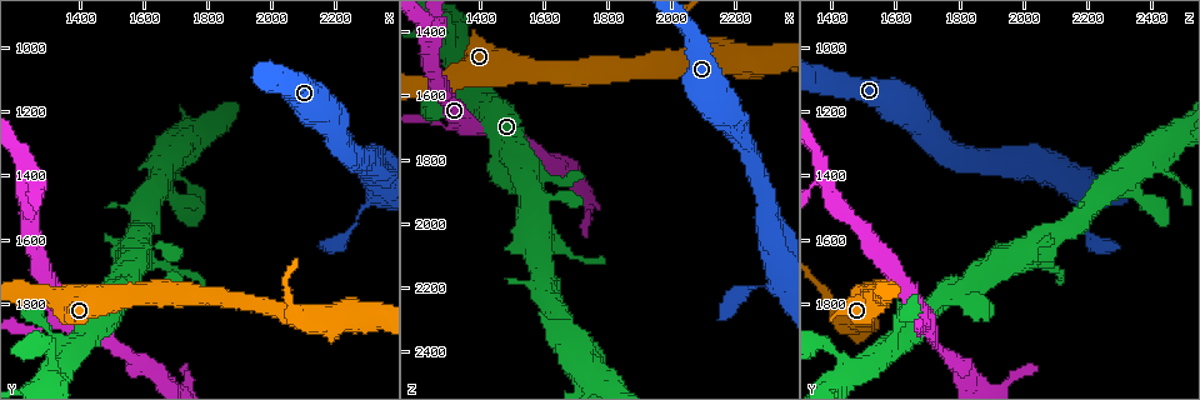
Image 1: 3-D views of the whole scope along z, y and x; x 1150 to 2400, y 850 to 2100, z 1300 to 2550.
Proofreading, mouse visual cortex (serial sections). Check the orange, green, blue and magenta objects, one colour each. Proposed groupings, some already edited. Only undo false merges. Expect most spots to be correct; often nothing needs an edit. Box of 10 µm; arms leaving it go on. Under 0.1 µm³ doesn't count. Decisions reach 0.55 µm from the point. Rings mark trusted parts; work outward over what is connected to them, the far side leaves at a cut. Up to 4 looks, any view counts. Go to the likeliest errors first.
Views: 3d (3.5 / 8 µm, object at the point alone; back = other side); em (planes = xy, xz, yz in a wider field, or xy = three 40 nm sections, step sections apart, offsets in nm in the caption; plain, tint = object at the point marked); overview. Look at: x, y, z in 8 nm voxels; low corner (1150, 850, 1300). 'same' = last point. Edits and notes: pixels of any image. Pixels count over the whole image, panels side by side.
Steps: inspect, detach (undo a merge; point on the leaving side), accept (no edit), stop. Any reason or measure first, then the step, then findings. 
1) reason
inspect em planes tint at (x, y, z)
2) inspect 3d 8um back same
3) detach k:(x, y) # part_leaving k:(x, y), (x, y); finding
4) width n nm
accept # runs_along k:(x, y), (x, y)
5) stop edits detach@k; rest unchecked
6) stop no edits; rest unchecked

abrupt turn
inspect 3d 3.5um at (2070, 1840, 1440)

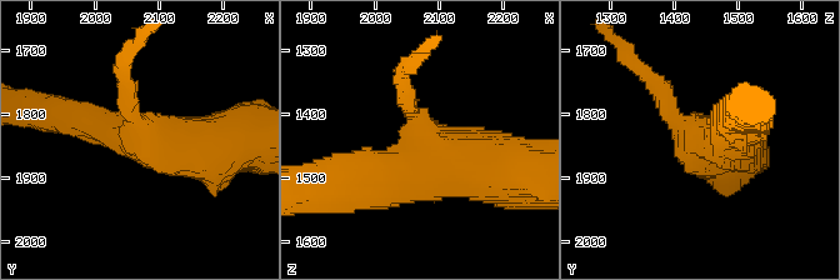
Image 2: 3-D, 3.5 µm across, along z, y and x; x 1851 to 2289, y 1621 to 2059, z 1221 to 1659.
need the tissue
inspect em xy step 2 plain at (2075, 1840, 1440)

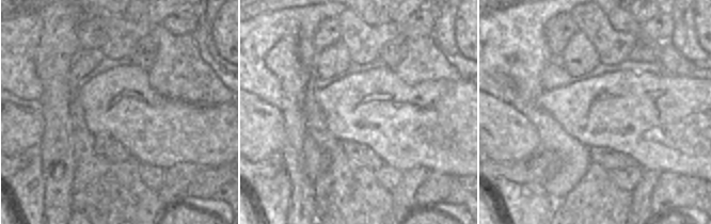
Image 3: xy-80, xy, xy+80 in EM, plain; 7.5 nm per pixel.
inspect em xy step 2 tint same

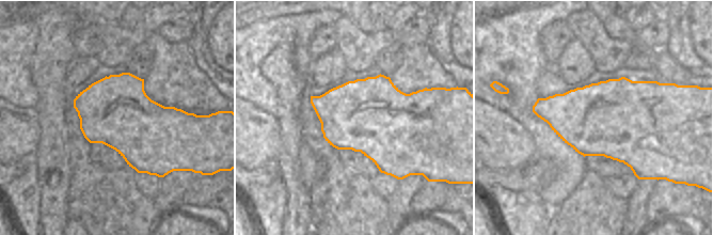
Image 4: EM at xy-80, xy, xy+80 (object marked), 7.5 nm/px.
width 550 nm
accept # runs_along 2:(75, 119), (183, 145), (236, 138); continuous, no second cell

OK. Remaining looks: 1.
calibre changes
inspect 3d 3.5um at (2310, 1490, 2200)

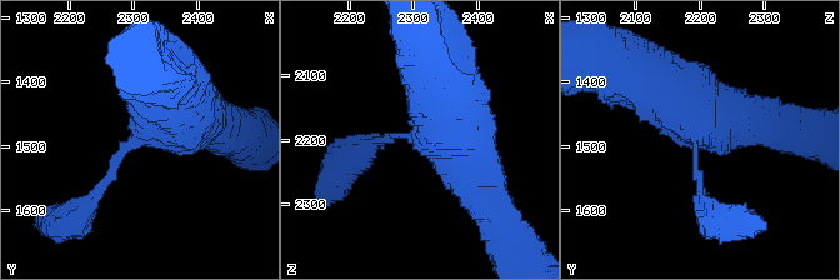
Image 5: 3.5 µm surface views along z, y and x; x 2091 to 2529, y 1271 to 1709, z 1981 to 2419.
accept # runs_along 5:(168, 78), (171, 104), (133, 143), (90, 204); one cell here

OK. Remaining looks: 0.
stop no edits; rest unchecked

